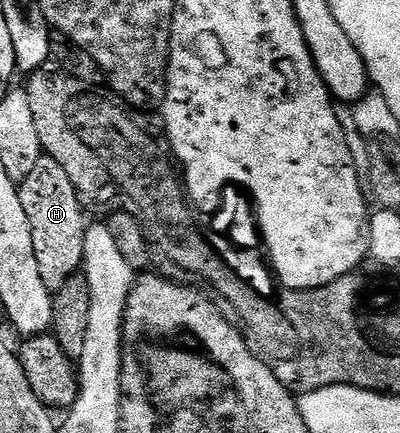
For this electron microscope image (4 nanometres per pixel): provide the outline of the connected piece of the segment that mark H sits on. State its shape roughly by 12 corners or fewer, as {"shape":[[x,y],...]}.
{"shape":[[44,155],[17,194],[39,279],[55,291],[82,268],[86,210]]}

